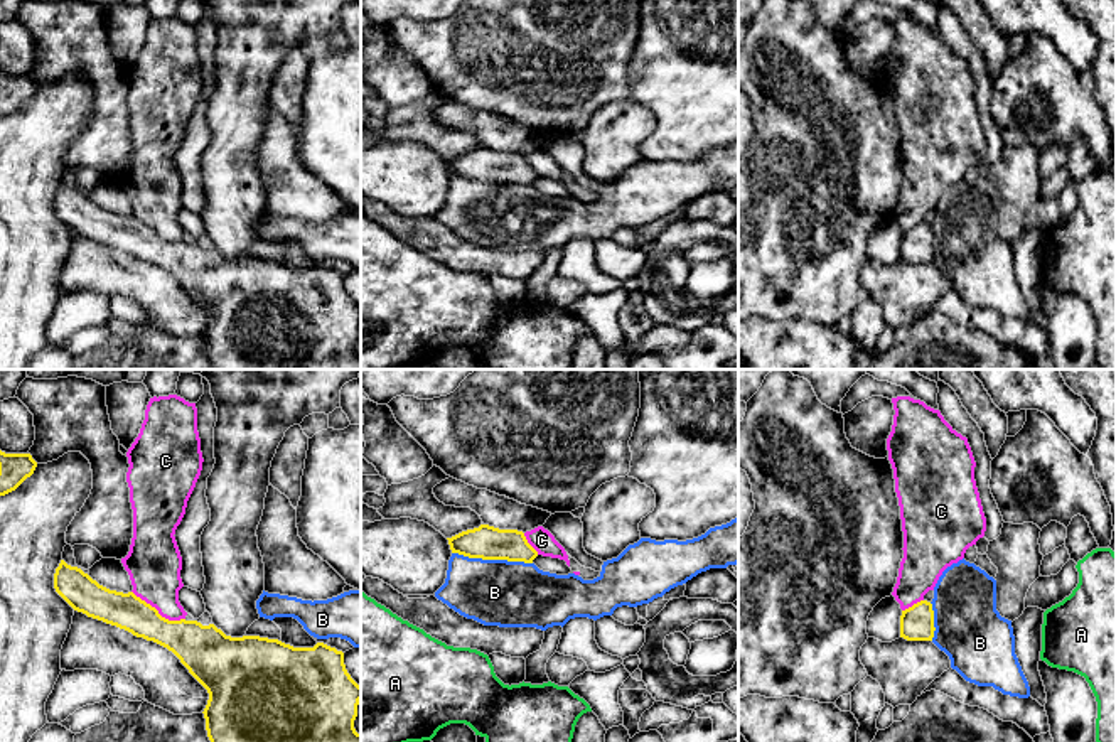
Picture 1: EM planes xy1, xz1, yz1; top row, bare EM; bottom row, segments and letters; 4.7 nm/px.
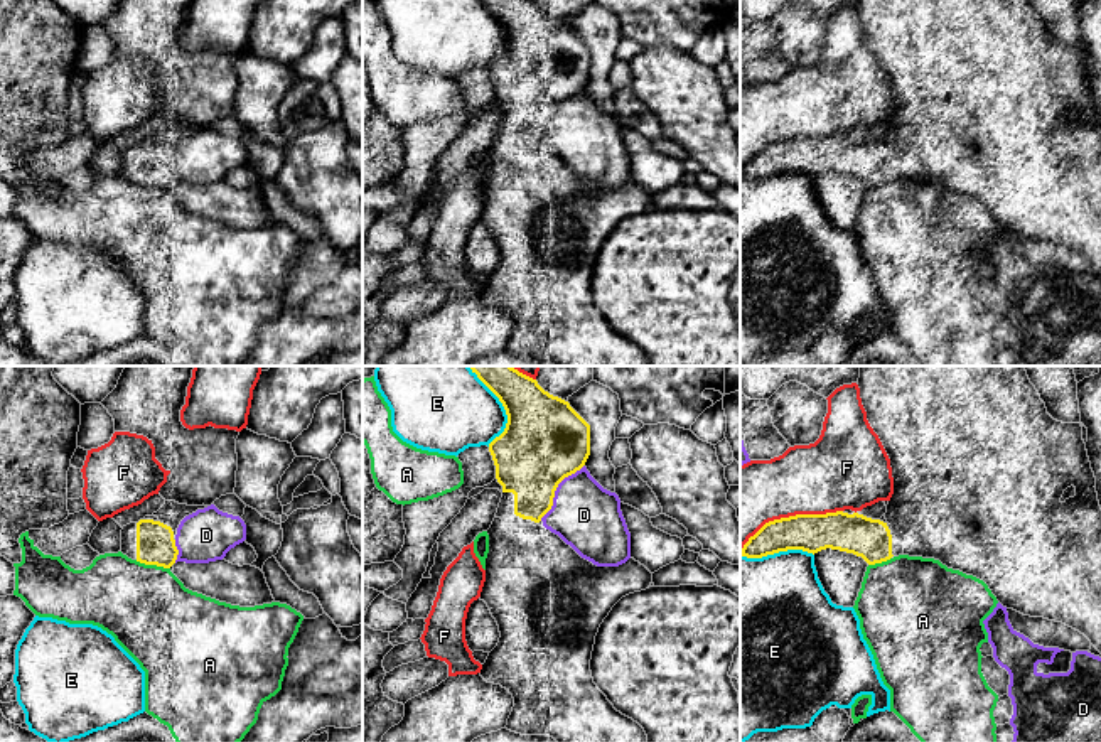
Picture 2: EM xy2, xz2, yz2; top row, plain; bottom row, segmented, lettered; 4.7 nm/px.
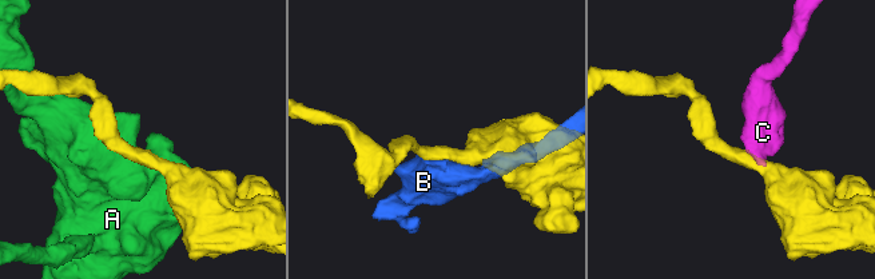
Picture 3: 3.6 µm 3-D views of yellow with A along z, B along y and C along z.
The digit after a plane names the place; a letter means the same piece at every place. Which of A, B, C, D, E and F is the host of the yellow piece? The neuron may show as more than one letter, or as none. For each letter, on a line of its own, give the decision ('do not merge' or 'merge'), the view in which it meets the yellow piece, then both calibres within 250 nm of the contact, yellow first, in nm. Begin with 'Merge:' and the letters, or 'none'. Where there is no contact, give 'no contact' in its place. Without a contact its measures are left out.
Merge: none
A: do not merge; meets yellow in xy2; 190 nm thick on the yellow side, 420 nm on the other
B: do not merge; meets yellow in xz1; 160 nm thick on the yellow side, 320 nm on the other
C: do not merge; meets yellow in xy1; 220 nm thick on the yellow side, 260 nm on the other
D: do not merge; meets yellow in xz2; 400 nm thick on the yellow side, 320 nm on the other
E: do not merge; meets yellow in xz2; 380 nm thick on the yellow side, 400 nm on the other
F: do not merge; meets yellow in yz2; 180 nm thick on the yellow side, 340 nm on the other

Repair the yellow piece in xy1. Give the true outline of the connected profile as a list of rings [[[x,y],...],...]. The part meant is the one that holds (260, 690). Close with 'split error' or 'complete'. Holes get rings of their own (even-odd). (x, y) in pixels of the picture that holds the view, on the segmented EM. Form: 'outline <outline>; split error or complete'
outline [[[64,560],[54,589],[74,610],[172,651],[209,693],[202,713],[211,742],[361,742],[354,729],[361,686],[347,673],[342,651],[324,643],[293,648],[260,636],[231,637],[214,624],[169,621],[133,592],[110,590]]]; complete

